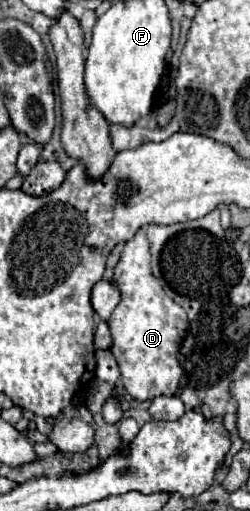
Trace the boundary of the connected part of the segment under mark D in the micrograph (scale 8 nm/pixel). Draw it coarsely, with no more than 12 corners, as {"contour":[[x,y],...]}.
{"contour":[[144,229],[114,271],[108,319],[136,401],[174,395],[186,311],[152,275]]}

